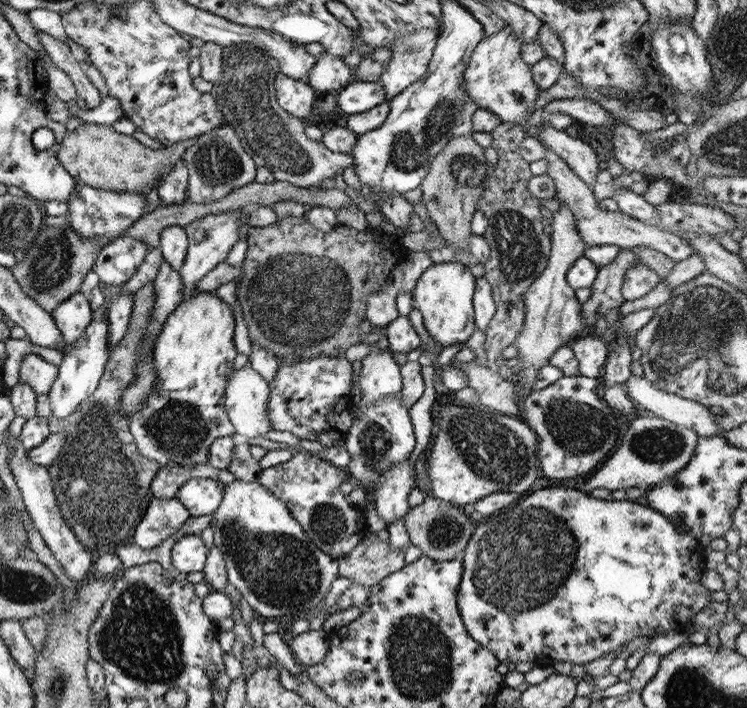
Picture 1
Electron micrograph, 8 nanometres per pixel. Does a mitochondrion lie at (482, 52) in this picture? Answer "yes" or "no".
no

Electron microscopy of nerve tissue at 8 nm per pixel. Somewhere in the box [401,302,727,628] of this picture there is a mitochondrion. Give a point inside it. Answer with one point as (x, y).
(519, 565)

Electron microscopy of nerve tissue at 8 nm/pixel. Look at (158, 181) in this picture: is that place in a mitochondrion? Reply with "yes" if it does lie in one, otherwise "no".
no

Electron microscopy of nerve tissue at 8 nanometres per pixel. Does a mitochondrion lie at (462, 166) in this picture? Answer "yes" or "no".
yes

